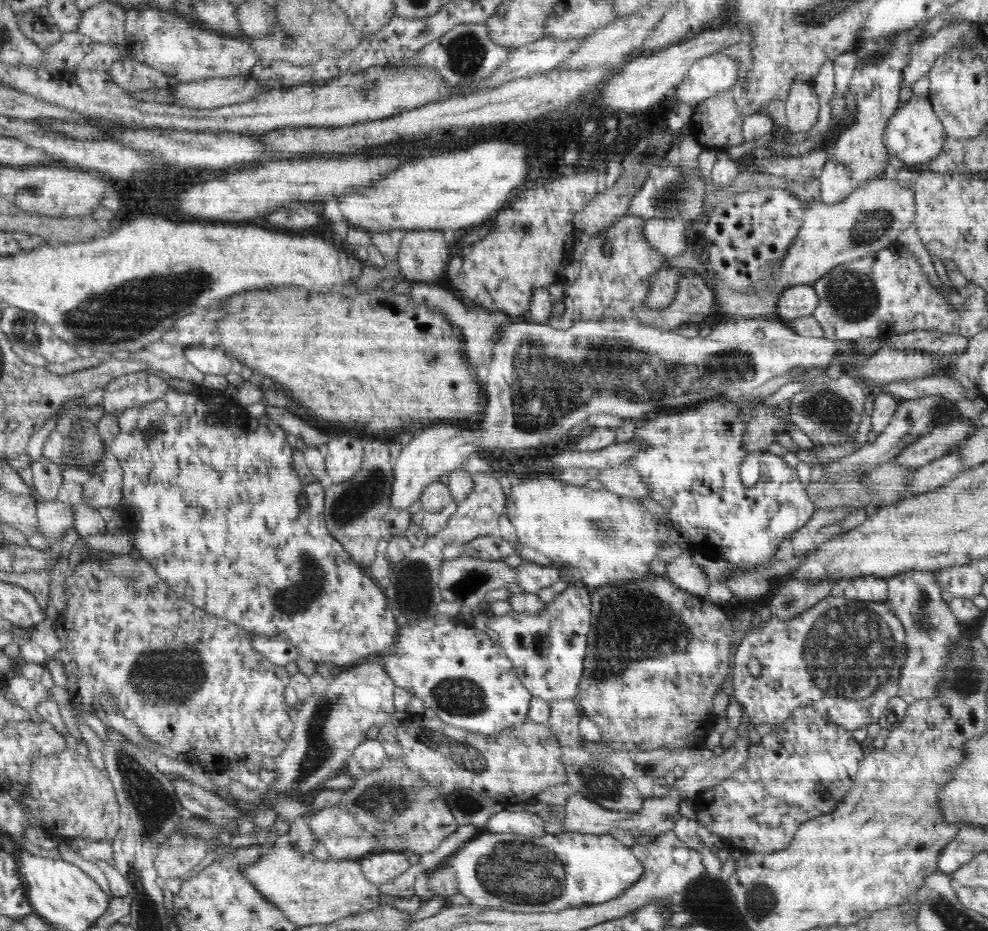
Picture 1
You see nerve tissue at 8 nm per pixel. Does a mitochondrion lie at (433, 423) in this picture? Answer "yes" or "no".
no

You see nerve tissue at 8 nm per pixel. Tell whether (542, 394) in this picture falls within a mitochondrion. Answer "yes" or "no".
yes

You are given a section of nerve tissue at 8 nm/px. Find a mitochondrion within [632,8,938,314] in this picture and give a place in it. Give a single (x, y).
(871, 226)

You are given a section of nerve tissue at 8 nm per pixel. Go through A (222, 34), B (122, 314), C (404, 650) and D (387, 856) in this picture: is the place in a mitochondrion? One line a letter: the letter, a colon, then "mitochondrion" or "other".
A: other
B: mitochondrion
C: other
D: other

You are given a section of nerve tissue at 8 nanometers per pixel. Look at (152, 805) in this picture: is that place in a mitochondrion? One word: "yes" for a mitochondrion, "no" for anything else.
yes

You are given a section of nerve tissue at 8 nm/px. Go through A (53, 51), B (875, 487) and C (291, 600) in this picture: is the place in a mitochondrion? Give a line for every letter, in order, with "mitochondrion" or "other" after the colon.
A: other
B: mitochondrion
C: mitochondrion

